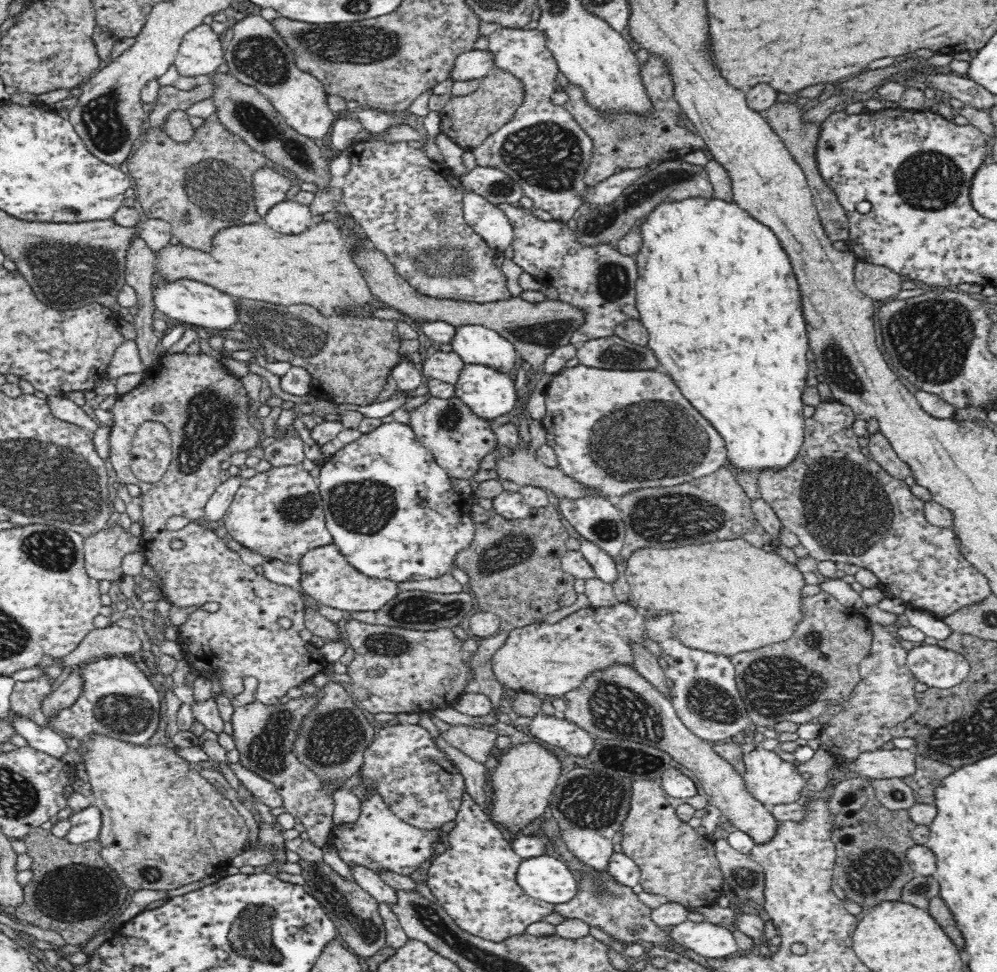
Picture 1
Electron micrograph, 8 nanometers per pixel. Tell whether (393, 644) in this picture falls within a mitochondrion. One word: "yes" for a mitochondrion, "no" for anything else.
yes

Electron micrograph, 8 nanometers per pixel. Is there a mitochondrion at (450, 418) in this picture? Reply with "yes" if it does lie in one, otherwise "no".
yes

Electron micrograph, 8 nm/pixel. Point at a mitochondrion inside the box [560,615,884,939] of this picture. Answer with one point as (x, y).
(624, 715)

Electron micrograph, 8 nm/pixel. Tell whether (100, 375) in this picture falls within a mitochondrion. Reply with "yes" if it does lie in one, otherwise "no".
no

